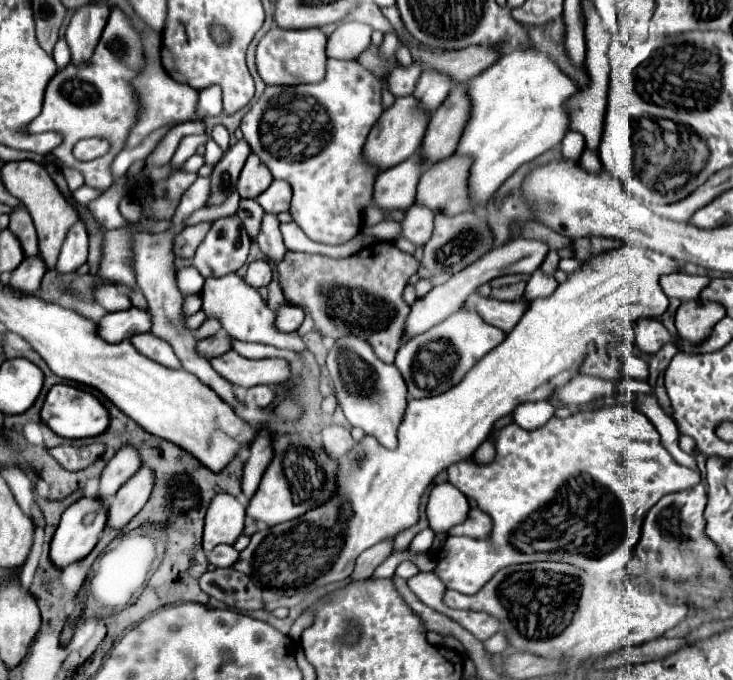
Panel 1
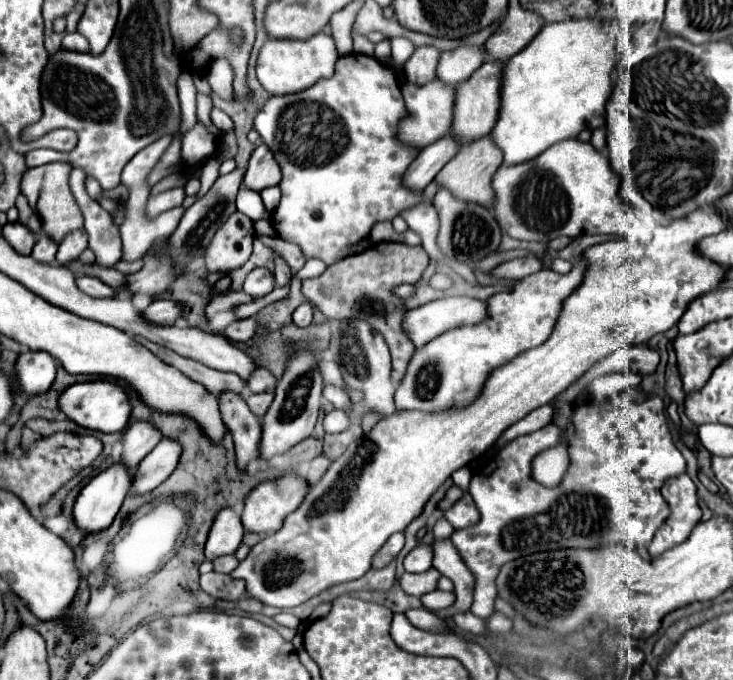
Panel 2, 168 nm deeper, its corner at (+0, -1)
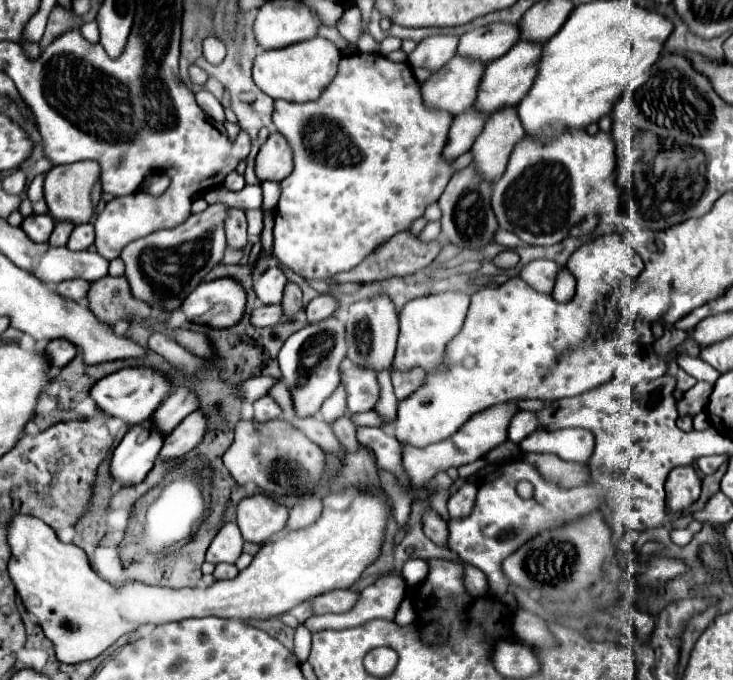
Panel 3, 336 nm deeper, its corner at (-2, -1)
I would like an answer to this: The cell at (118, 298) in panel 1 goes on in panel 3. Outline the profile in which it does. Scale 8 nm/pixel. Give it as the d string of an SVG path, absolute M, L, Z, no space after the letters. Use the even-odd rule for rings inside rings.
M72 279L72 281L60 281L60 285L56 285L56 291L72 301L80 301L86 297L90 283L82 281L82 279Z

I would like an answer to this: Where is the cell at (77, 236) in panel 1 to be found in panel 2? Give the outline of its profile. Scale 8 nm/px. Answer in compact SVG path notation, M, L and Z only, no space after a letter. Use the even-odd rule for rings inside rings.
M84 229L72 231L72 233L66 235L64 241L60 243L58 253L56 253L56 263L58 263L58 265L68 265L68 263L76 261L86 247L88 247L86 231L84 231Z

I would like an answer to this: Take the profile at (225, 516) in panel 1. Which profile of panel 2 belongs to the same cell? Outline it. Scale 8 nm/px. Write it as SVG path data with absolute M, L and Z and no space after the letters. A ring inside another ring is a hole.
M232 507L220 509L206 541L206 559L212 561L218 555L234 553L242 543L242 535L244 527L240 523L240 515Z

